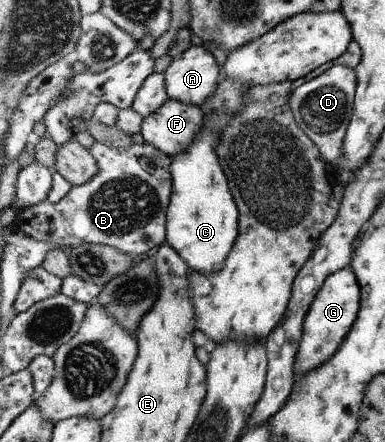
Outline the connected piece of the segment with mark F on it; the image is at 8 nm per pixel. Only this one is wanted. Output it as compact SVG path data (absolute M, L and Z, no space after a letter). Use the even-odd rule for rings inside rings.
M169 98L159 111L143 118L140 132L145 143L173 159L195 141L203 125L203 116L204 111L199 106Z

